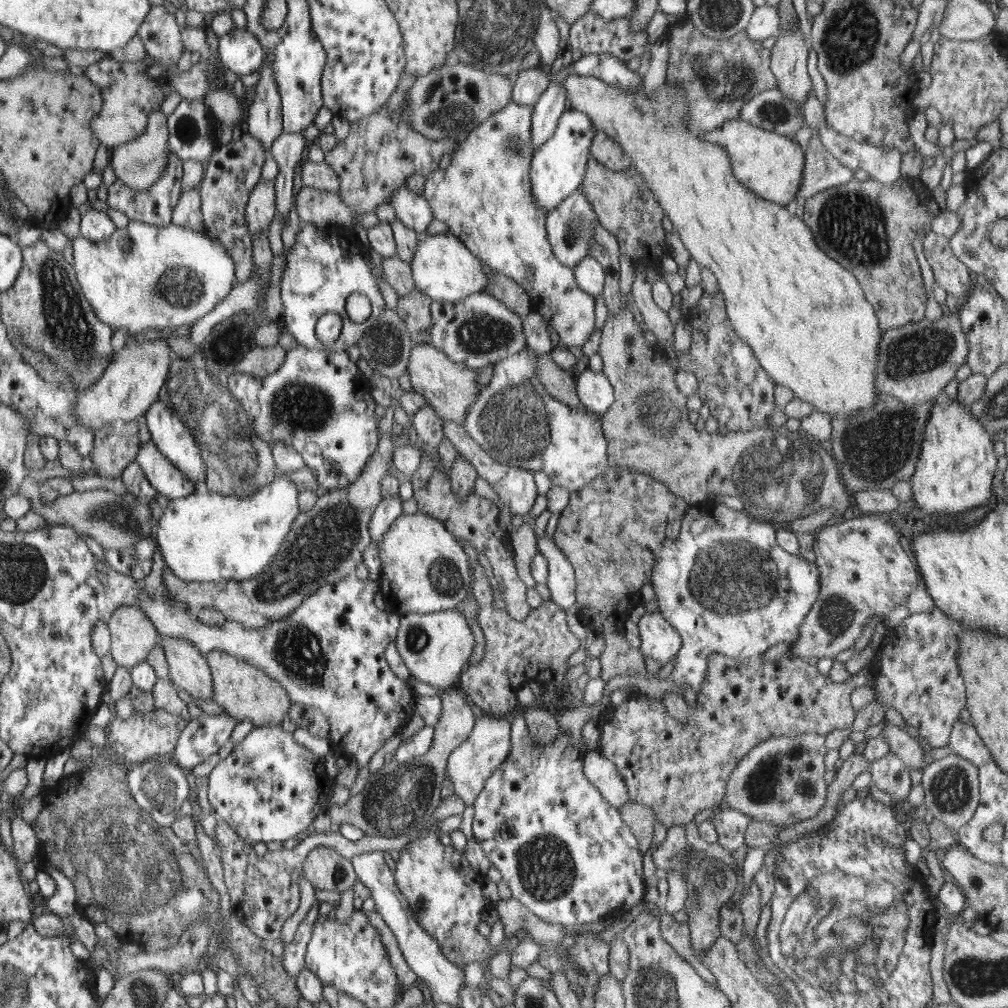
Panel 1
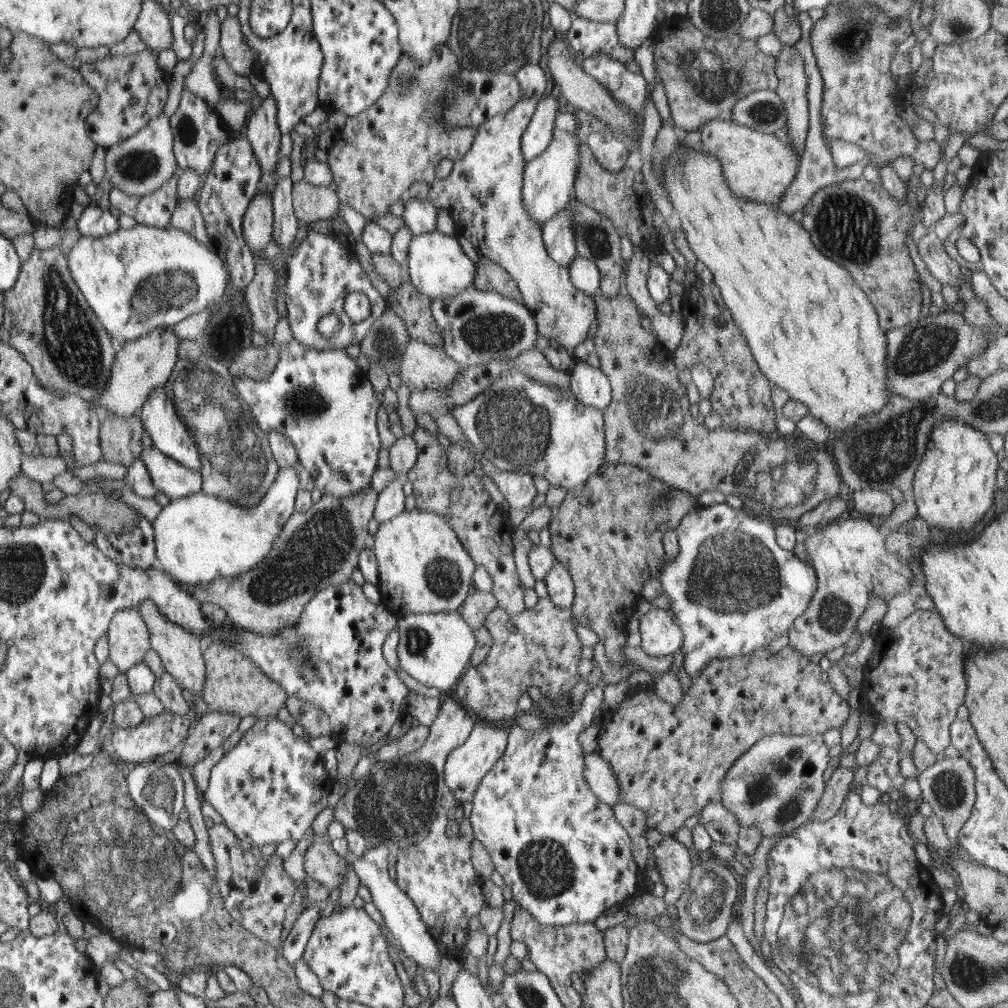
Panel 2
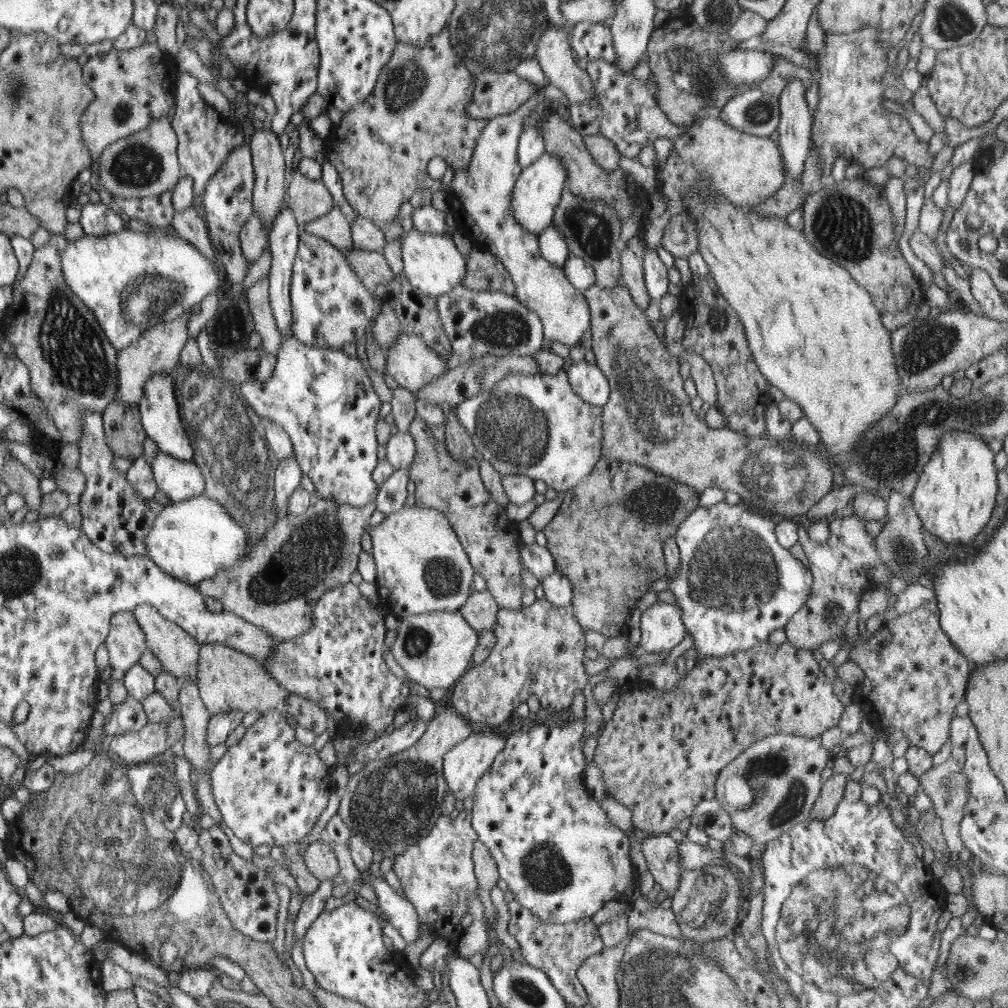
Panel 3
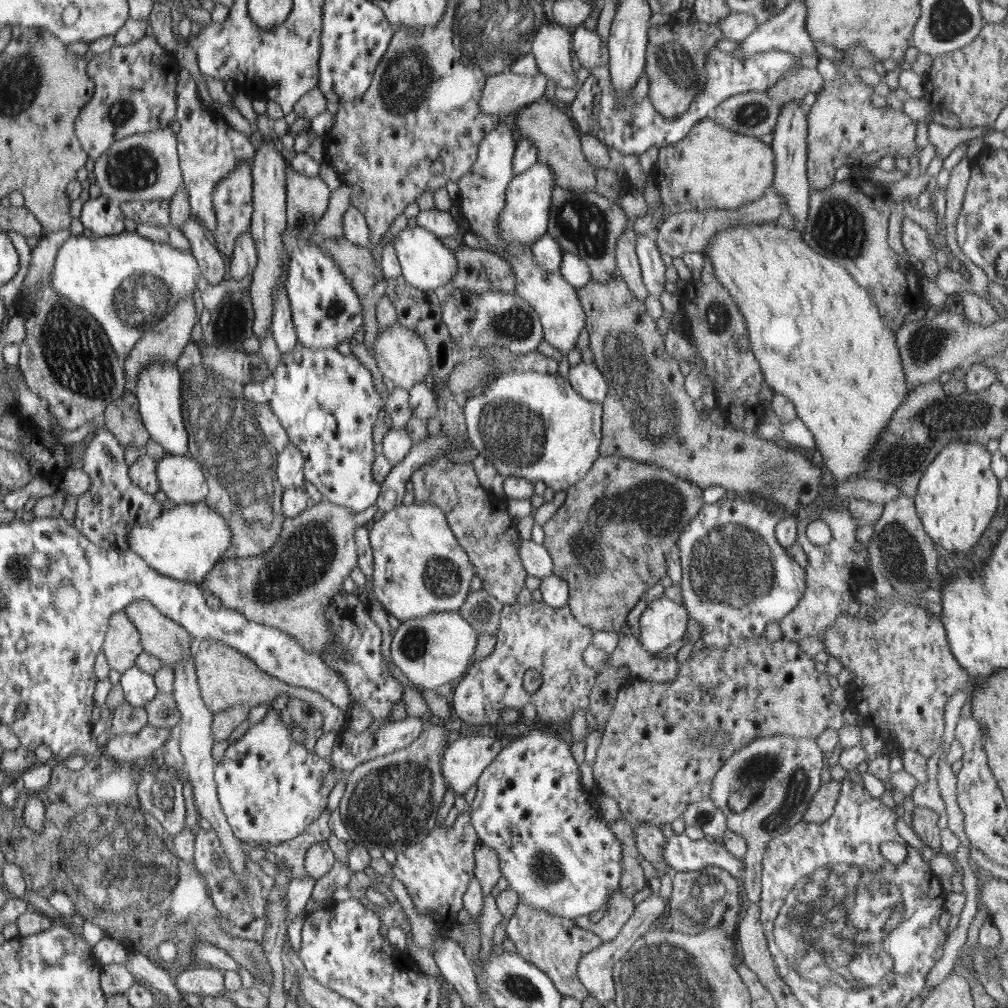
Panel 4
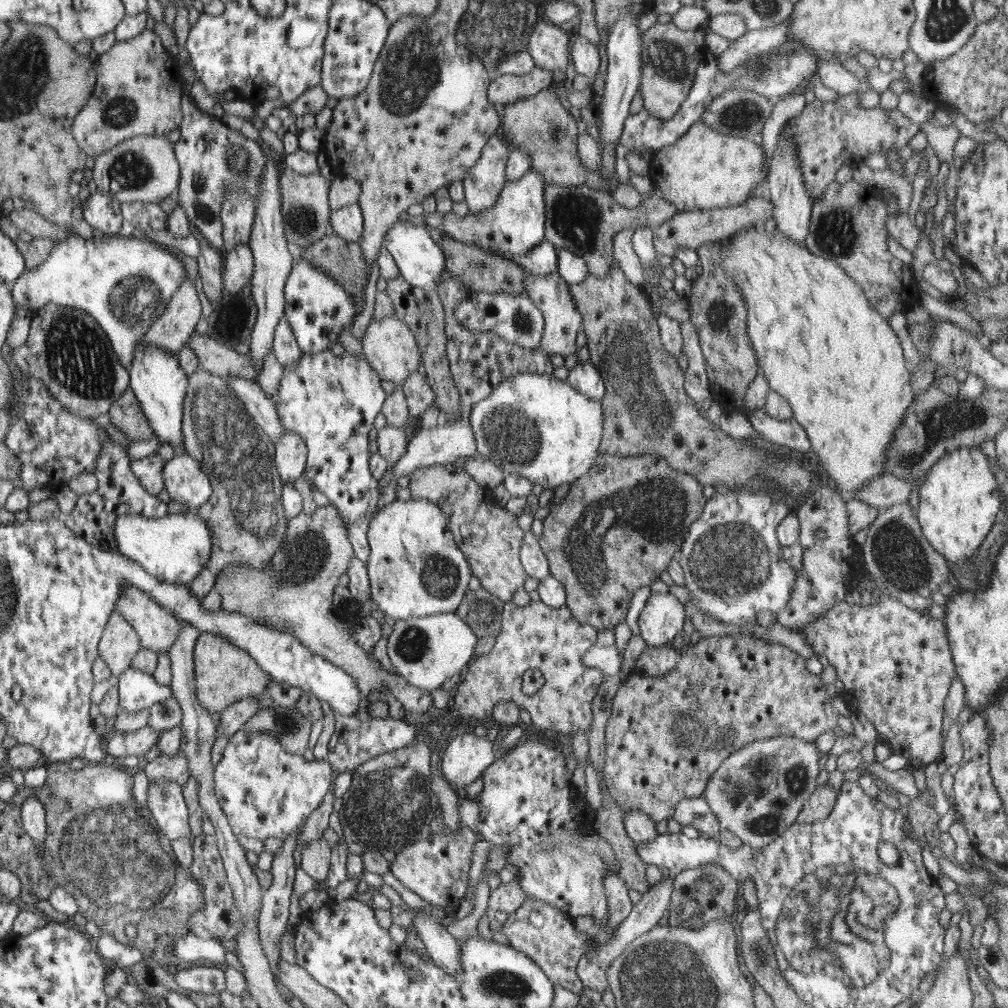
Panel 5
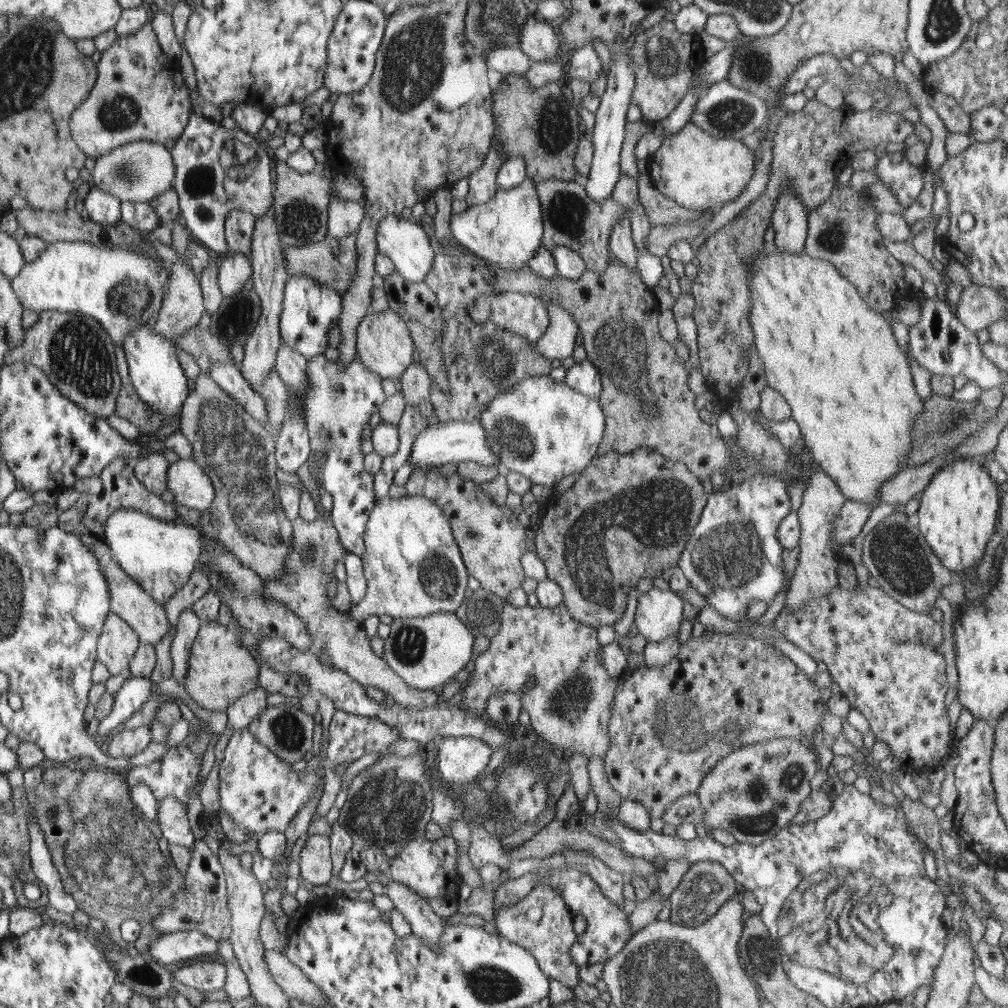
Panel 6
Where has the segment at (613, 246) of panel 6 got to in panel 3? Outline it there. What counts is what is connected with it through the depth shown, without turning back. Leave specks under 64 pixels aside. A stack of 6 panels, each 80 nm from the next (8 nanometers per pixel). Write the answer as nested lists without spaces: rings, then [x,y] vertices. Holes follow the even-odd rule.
[[[639,235],[633,236],[620,251],[621,283],[632,294],[632,300],[641,309],[647,309],[651,301],[644,279],[645,244]]]

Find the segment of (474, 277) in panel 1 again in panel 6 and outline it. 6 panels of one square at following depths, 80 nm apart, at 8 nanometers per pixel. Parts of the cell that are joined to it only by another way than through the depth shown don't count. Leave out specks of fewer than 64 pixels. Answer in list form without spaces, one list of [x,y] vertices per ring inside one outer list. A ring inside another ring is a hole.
[[[389,214],[383,218],[377,232],[377,245],[379,252],[388,256],[396,266],[398,272],[404,279],[412,282],[422,282],[432,270],[434,258],[434,248],[422,230],[422,225],[412,224],[412,221],[400,220],[400,216]]]

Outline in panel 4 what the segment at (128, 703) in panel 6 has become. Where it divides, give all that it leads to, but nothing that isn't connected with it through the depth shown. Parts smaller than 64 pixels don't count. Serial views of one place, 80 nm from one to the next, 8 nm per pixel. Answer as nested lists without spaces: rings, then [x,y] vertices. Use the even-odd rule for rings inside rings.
[[[136,665],[121,675],[119,683],[123,688],[124,698],[132,706],[144,707],[160,692],[157,689],[153,675],[146,674]]]

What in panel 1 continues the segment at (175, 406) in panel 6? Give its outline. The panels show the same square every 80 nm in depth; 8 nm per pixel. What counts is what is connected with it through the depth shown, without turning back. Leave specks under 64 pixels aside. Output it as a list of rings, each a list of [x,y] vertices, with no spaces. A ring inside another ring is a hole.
[[[161,400],[151,405],[151,408],[143,416],[151,432],[151,440],[164,455],[167,455],[171,462],[179,468],[192,483],[202,484],[207,481],[207,463],[202,462],[200,450],[196,446],[196,441],[192,438],[190,430],[184,426],[180,416],[172,409],[167,402]]]

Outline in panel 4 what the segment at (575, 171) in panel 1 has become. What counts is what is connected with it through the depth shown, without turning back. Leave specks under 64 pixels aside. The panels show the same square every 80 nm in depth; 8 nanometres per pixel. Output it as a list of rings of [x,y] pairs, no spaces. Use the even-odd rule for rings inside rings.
[[[537,162],[528,170],[515,175],[505,194],[505,207],[500,213],[497,227],[509,243],[530,245],[547,233],[551,216],[551,194],[556,187],[553,170],[546,164]]]

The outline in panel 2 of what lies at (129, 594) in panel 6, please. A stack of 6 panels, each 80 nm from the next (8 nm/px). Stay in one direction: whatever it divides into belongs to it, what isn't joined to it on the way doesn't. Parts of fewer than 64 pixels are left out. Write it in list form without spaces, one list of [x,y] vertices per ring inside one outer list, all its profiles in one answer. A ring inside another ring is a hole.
[[[148,598],[148,600],[140,604],[138,610],[152,634],[151,649],[154,649],[160,655],[165,669],[180,686],[193,694],[201,696],[203,690],[205,690],[205,681],[207,680],[207,665],[203,657],[203,640],[200,640],[192,632],[166,620],[160,614],[154,602],[150,600]]]

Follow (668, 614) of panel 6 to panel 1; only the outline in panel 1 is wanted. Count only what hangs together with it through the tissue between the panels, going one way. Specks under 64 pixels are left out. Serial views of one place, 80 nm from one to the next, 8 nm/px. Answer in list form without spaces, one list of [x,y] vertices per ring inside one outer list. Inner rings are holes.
[[[660,612],[644,614],[637,625],[641,640],[639,650],[644,656],[665,664],[680,650],[681,636]]]

